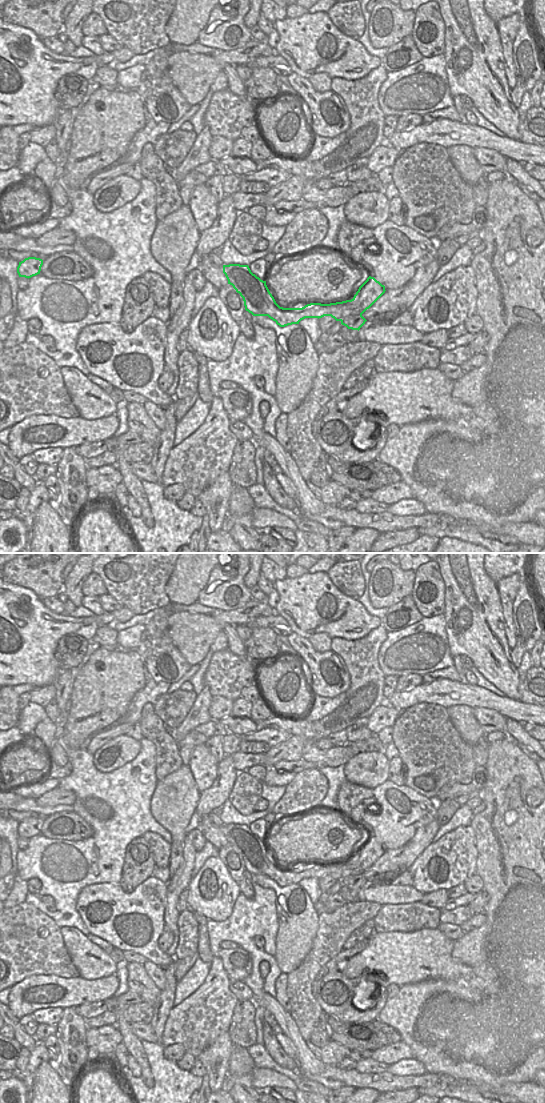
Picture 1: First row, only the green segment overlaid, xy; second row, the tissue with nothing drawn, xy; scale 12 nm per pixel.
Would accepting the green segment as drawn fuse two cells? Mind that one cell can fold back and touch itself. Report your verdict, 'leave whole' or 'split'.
split

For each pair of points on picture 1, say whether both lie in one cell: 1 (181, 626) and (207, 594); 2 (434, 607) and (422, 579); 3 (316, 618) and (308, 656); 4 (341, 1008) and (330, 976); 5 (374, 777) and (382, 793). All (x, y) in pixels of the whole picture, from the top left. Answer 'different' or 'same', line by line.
1: different
2: same
3: different
4: same
5: different

